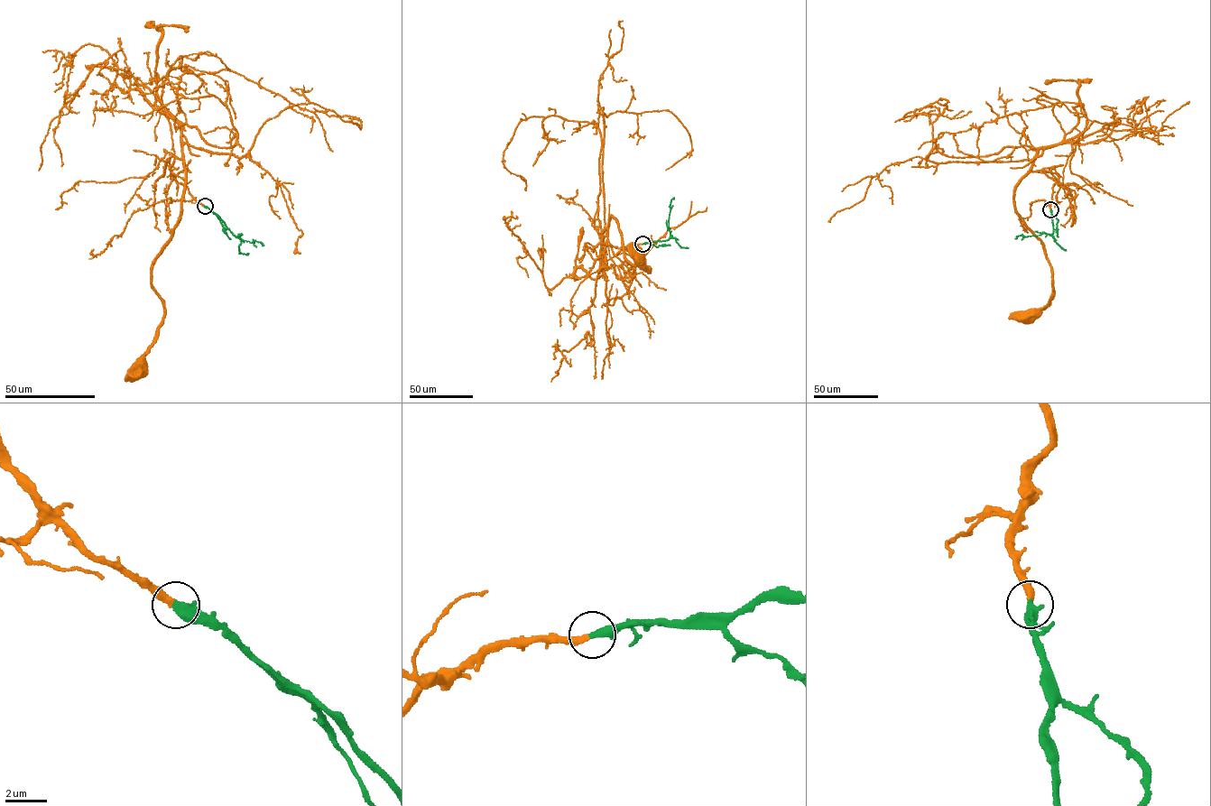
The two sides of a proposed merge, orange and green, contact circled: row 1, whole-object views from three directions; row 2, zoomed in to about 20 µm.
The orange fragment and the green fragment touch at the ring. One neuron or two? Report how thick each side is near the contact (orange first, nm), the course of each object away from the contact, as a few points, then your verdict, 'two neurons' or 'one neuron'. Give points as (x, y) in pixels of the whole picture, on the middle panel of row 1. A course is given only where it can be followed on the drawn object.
340 nm thick on the orange side, 480 nm on the other; orange runs (642, 244), (614, 254), (607, 239), (611, 216), (619, 223), (624, 256), (651, 271), (644, 263); green runs (642, 244), (669, 238), (670, 201), (673, 198); one neuron

